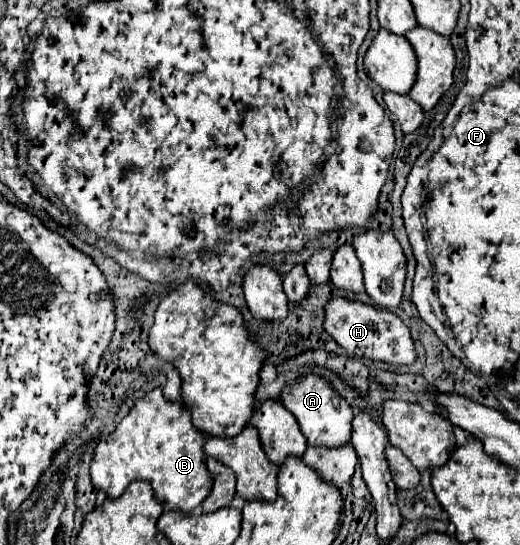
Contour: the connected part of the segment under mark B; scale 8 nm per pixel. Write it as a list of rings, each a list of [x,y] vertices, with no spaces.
[[[153,389],[139,399],[115,431],[97,443],[91,479],[93,487],[105,491],[109,499],[117,499],[133,481],[147,481],[159,503],[181,513],[191,513],[209,495],[213,483],[205,467],[201,431],[193,427],[191,415],[183,409],[183,403],[169,403],[161,389]]]

